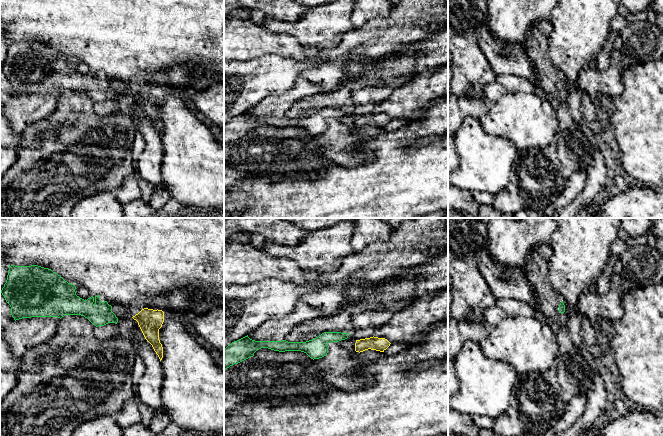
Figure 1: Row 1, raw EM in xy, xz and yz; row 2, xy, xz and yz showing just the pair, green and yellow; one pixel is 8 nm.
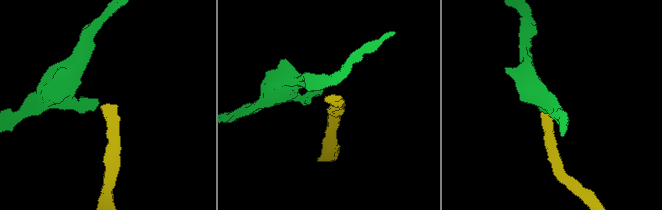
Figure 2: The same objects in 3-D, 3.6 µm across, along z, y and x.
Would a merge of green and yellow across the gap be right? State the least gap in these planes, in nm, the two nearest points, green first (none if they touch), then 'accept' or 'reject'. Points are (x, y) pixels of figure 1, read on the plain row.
80 nm | xz (348, 111), (356, 116) | reject

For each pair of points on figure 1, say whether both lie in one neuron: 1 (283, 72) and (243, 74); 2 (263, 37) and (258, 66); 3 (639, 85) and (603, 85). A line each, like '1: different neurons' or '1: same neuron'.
1: same neuron
2: different neurons
3: different neurons

